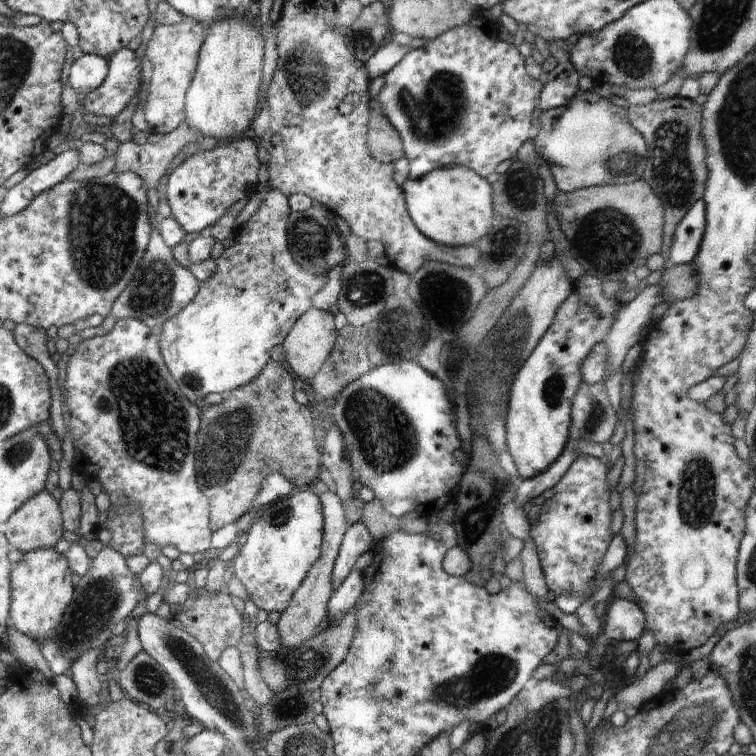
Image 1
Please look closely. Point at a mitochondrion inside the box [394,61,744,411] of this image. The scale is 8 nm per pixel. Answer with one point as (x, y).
(433, 113)

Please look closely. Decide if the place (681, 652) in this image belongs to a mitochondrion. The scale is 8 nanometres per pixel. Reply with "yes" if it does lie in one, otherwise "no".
no

